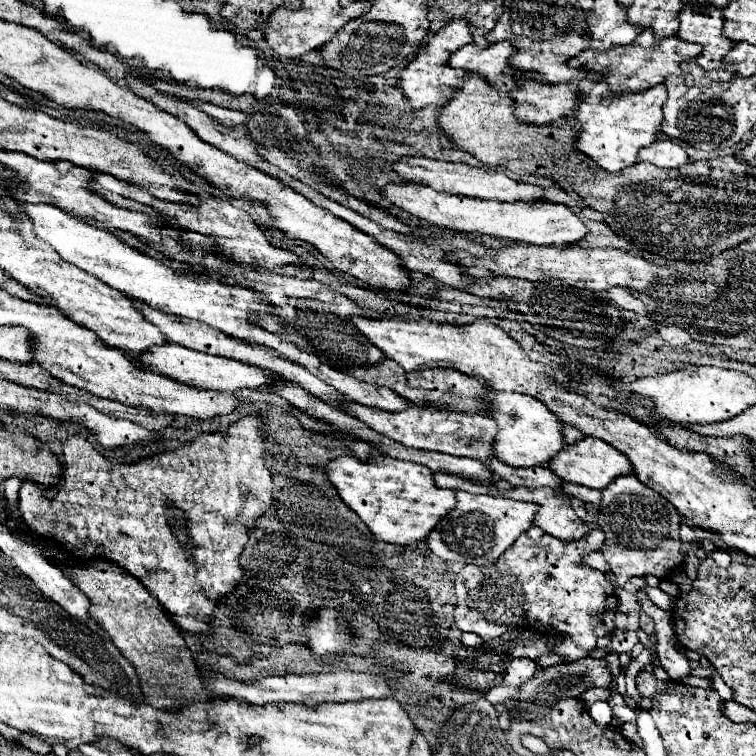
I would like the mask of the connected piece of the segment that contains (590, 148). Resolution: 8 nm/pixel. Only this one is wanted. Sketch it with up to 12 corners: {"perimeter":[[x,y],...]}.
{"perimeter":[[607,76],[577,108],[575,146],[607,172],[661,136],[667,86],[613,94]]}

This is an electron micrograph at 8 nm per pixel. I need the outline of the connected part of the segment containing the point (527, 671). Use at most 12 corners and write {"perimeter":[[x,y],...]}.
{"perimeter":[[515,658],[503,682],[521,686],[537,670],[535,660]]}

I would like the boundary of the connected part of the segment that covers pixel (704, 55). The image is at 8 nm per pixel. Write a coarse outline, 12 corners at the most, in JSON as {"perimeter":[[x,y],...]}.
{"perimeter":[[685,4],[677,36],[703,44],[705,70],[729,68],[723,8]]}

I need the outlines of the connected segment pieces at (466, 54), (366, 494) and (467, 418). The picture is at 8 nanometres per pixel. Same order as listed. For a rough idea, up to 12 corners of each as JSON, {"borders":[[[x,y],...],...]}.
{"borders":[[[507,40],[459,48],[453,68],[479,72],[499,92],[519,86]],[[341,456],[327,476],[385,542],[413,544],[455,508],[423,464]],[[347,402],[347,412],[409,448],[495,458],[483,414]]]}

